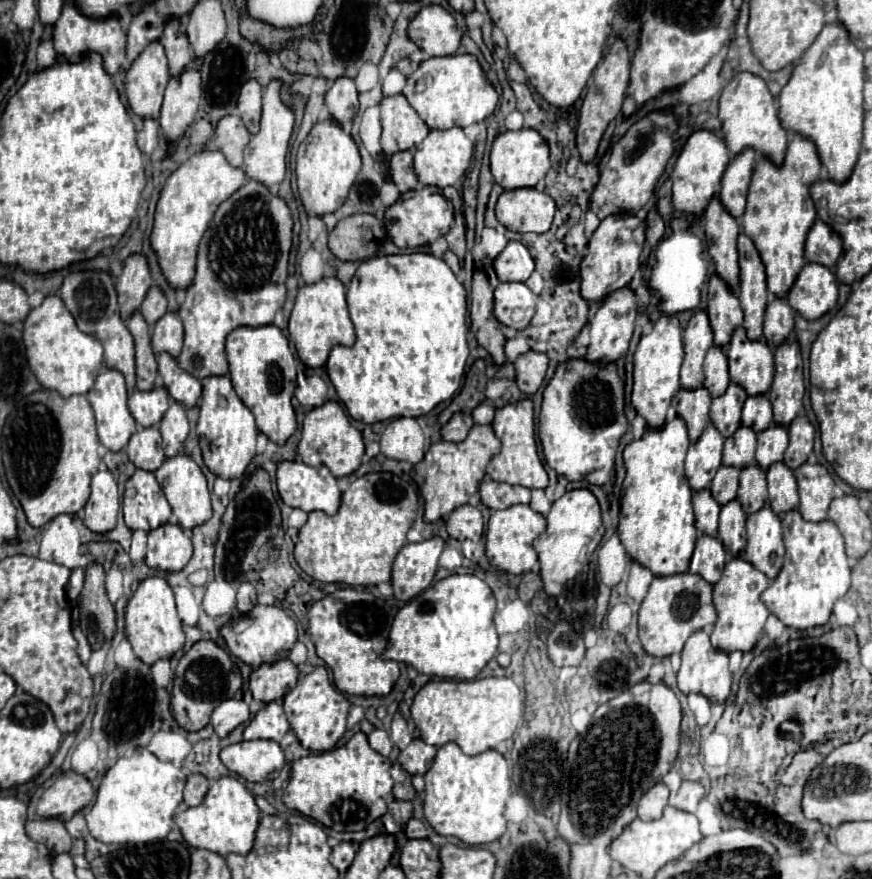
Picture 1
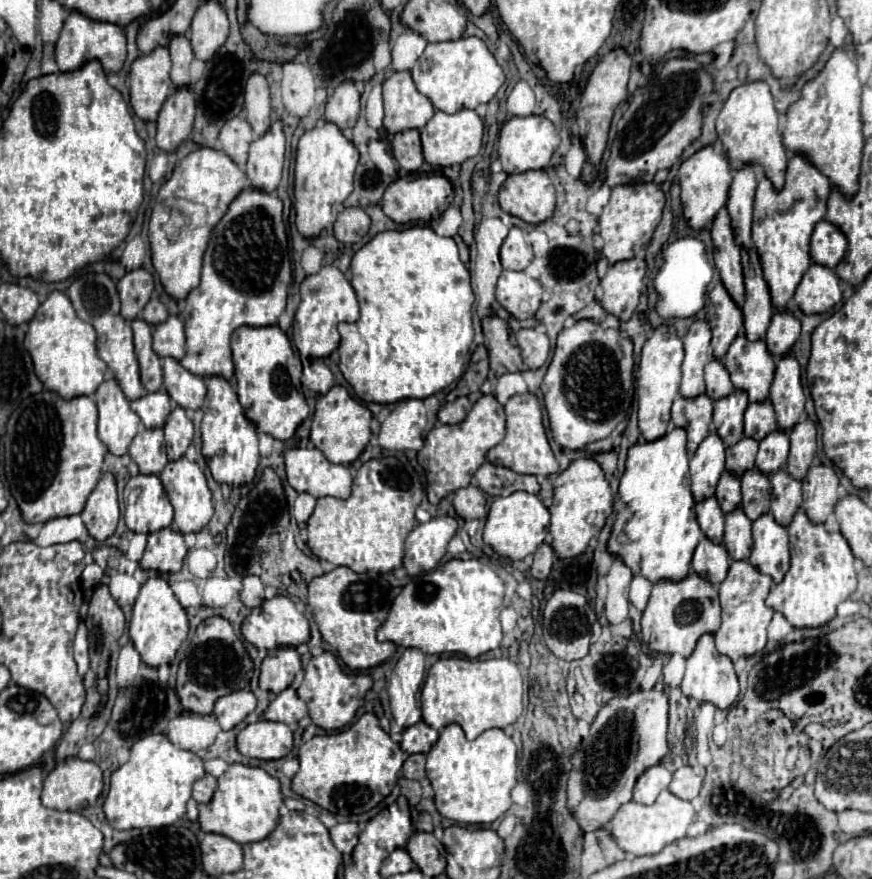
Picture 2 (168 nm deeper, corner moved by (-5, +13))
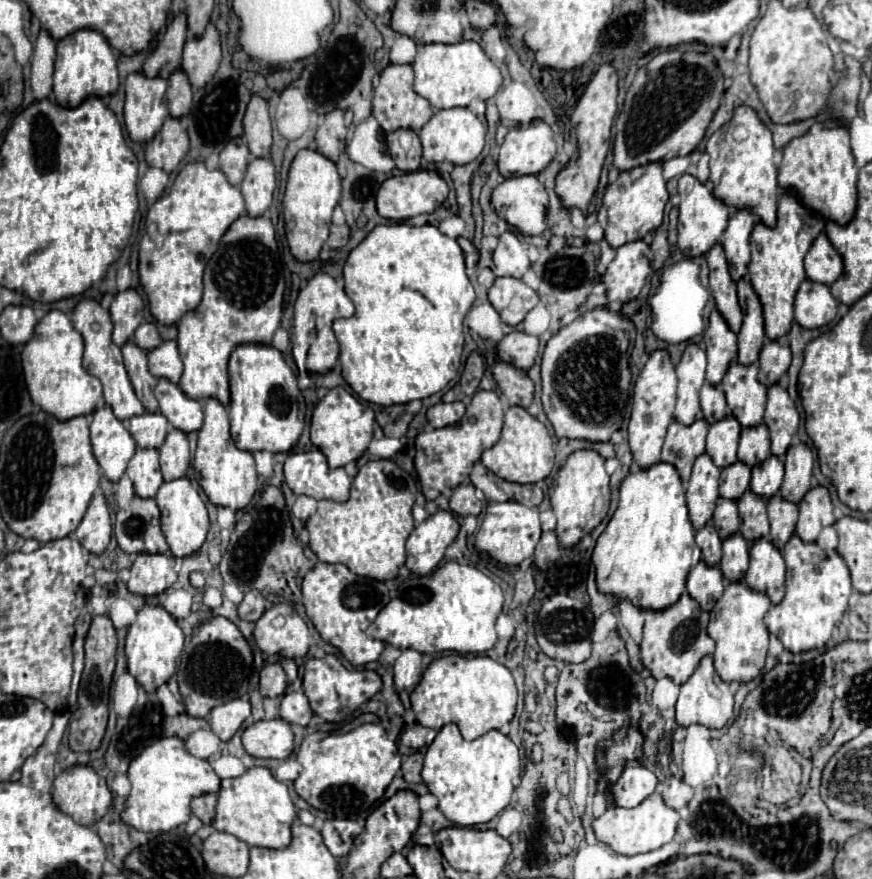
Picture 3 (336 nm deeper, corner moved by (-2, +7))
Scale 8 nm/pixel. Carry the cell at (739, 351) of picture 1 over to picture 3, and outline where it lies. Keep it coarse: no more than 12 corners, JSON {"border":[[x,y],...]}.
{"border":[[733,362],[719,386],[743,428],[763,422],[757,364]]}

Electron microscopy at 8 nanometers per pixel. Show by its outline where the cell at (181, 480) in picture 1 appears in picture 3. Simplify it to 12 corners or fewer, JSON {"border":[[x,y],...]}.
{"border":[[187,476],[155,494],[173,556],[189,556],[209,530],[205,502]]}

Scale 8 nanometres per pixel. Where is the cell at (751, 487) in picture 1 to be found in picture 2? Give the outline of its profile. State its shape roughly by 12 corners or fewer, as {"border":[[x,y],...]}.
{"border":[[758,470],[742,478],[742,510],[750,520],[770,512],[772,486]]}

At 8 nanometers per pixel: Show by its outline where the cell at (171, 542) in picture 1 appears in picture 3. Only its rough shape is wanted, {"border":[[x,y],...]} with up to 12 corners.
{"border":[[137,554],[127,582],[157,596],[177,580],[171,554]]}

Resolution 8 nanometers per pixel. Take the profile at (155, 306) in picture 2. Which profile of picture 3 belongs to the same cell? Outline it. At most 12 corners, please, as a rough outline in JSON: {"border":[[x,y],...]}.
{"border":[[153,322],[135,330],[137,346],[151,350],[163,342]]}

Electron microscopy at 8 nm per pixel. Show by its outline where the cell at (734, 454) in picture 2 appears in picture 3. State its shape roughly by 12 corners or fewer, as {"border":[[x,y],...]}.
{"border":[[735,462],[721,470],[719,494],[737,500],[751,480],[751,466]]}

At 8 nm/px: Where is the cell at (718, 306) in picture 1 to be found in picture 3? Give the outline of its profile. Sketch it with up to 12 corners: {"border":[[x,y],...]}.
{"border":[[719,310],[709,316],[703,344],[707,382],[717,386],[737,358],[737,334]]}

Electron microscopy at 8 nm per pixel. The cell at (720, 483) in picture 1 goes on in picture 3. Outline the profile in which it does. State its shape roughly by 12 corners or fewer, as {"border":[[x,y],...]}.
{"border":[[719,498],[711,522],[721,540],[739,532],[737,502]]}

